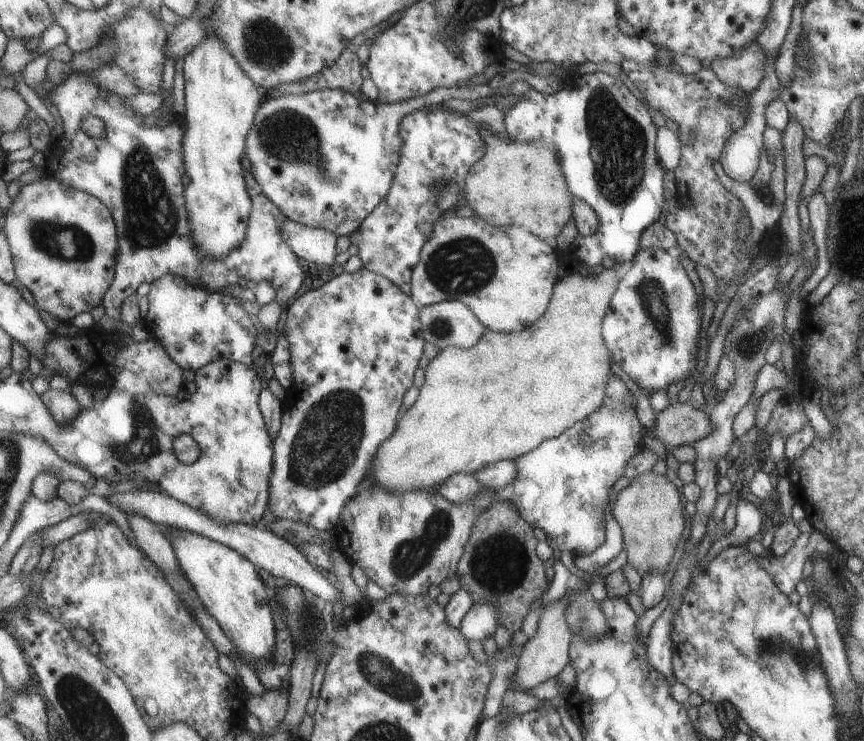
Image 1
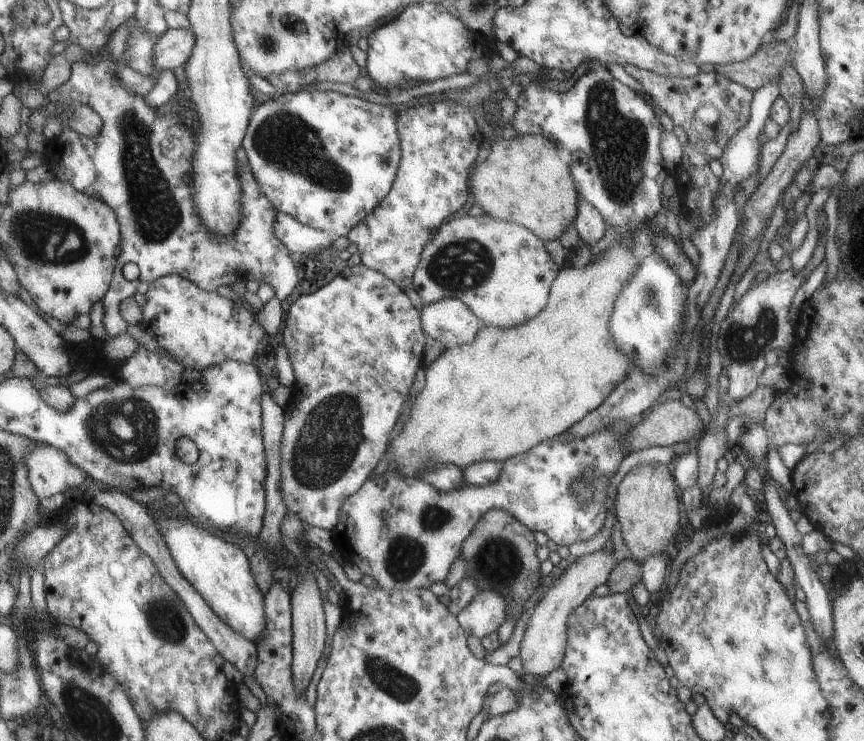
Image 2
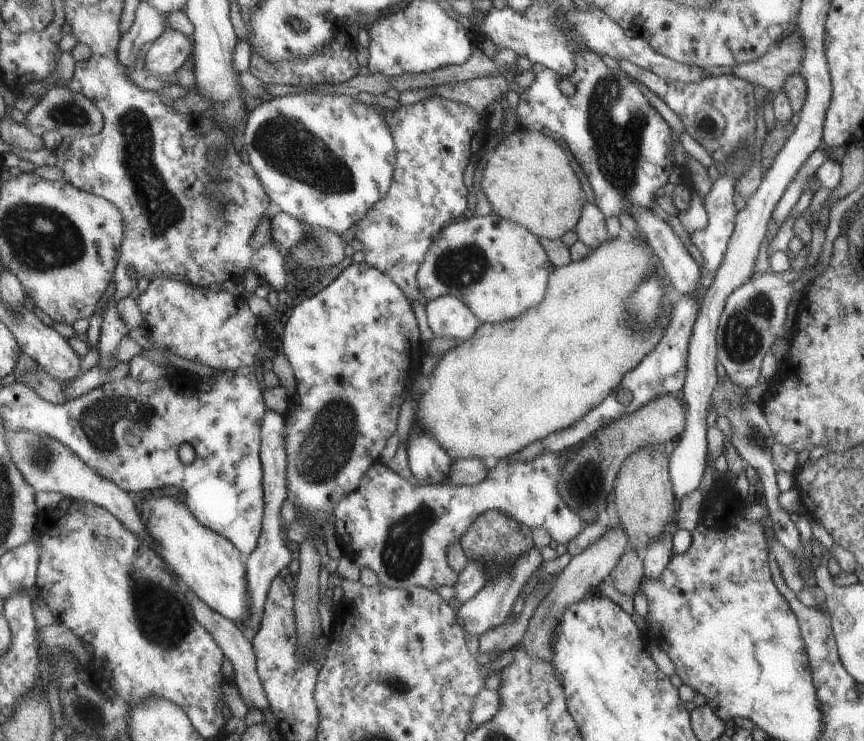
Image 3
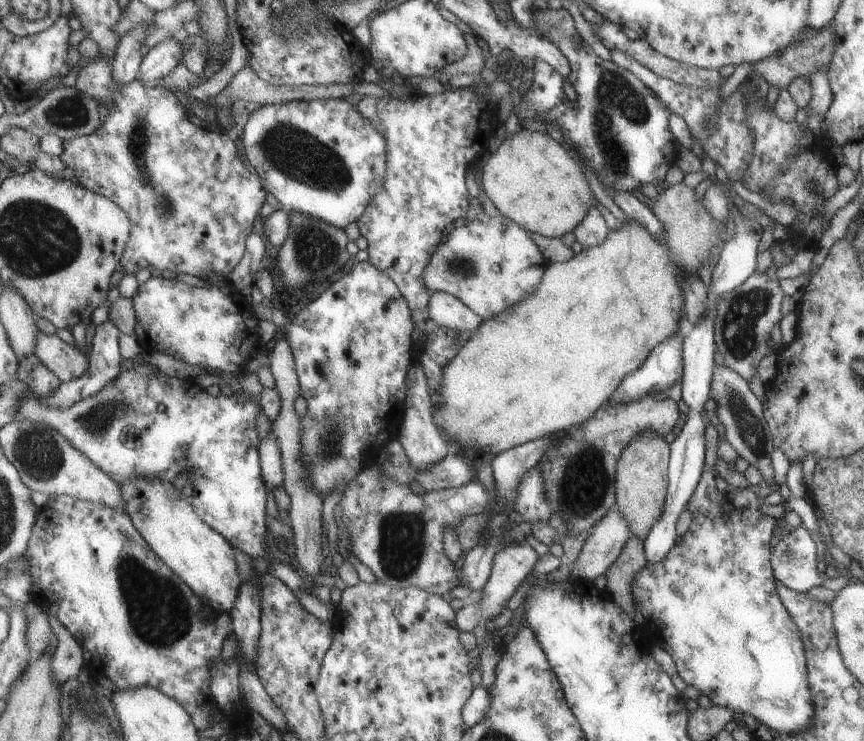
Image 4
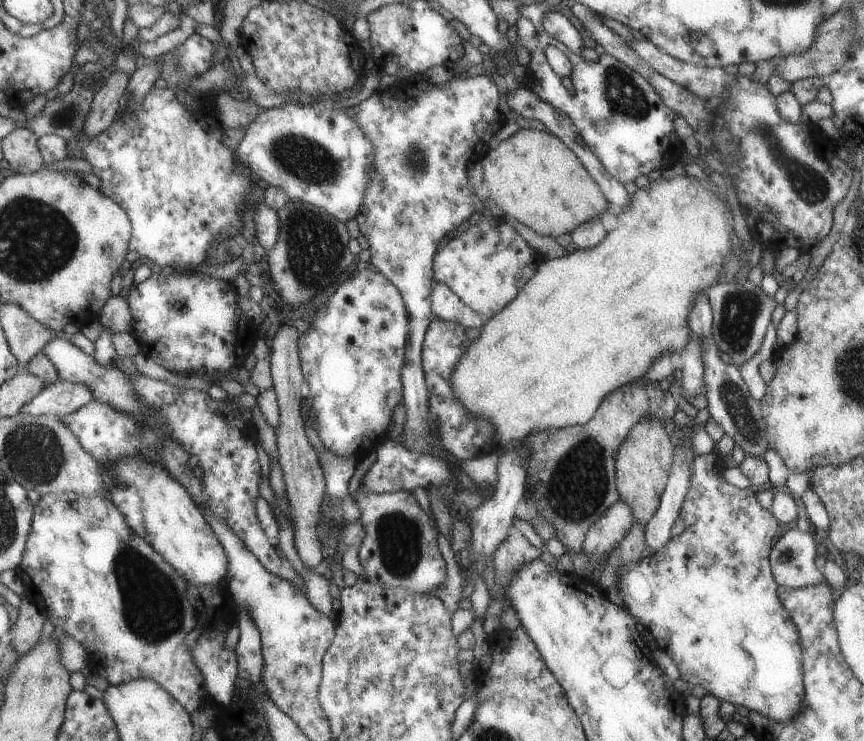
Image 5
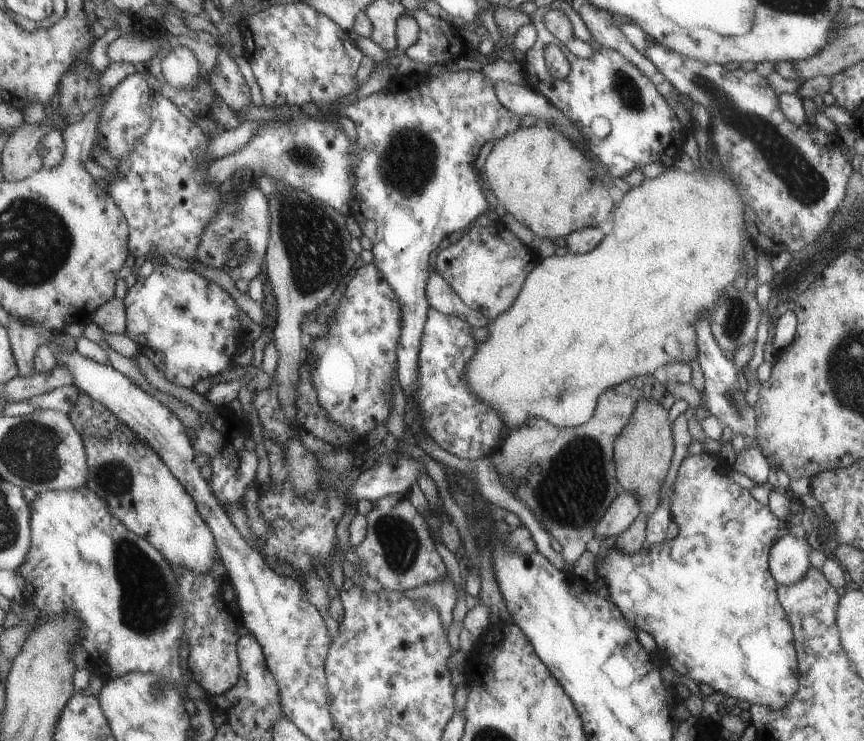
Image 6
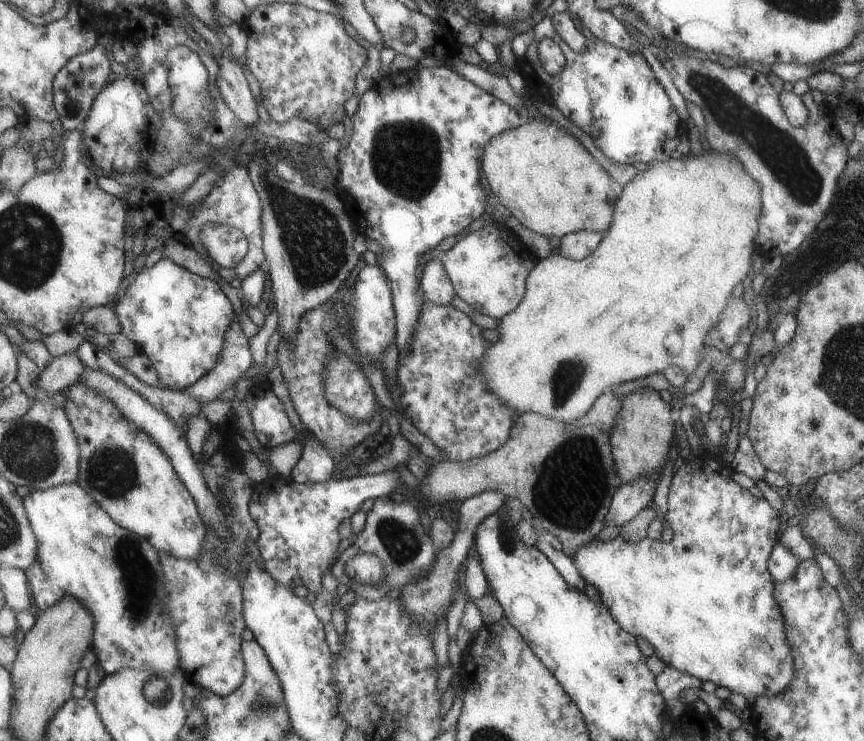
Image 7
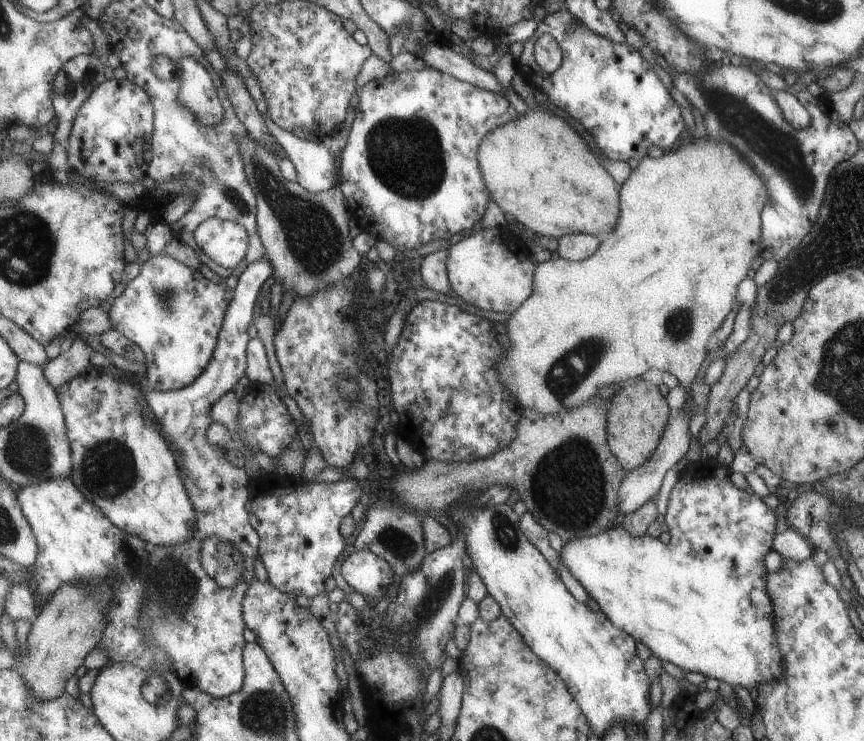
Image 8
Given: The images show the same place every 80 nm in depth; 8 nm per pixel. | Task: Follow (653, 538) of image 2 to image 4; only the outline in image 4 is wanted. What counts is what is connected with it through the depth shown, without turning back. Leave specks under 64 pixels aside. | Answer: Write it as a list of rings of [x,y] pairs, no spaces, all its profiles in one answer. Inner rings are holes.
[[[643,431],[640,434],[620,452],[616,464],[615,497],[618,511],[628,522],[631,536],[643,541],[663,512],[664,500],[668,494],[665,488],[668,488],[667,458],[670,458],[670,446],[667,446],[665,438],[653,431]]]

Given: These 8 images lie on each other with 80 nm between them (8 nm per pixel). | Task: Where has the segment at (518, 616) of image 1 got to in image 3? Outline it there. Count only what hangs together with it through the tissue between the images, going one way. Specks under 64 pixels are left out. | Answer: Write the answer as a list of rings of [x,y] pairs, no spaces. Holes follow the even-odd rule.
[[[497,510],[484,511],[475,518],[475,522],[458,540],[463,554],[468,560],[475,560],[485,568],[485,582],[495,578],[499,572],[507,570],[511,564],[515,564],[515,558],[521,554],[527,554],[534,544],[531,542],[531,532],[521,528],[513,518],[507,518]]]

